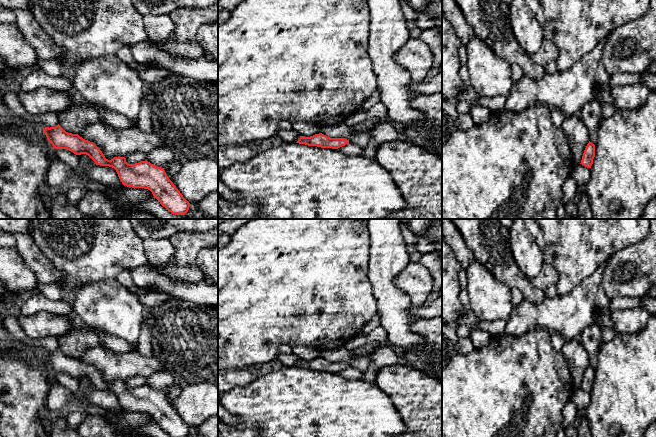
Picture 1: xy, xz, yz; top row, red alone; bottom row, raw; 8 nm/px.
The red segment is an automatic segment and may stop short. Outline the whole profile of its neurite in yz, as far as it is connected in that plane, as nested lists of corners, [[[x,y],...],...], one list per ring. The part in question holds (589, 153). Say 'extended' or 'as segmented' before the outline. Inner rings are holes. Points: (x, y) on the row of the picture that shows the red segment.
as segmented; [[[589,141],[589,143],[587,144],[584,150],[580,164],[582,164],[587,168],[591,168],[594,157],[595,157],[595,145]]]

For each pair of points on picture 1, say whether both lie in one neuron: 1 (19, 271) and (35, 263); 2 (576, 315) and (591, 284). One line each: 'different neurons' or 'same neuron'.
1: different neurons
2: same neuron

